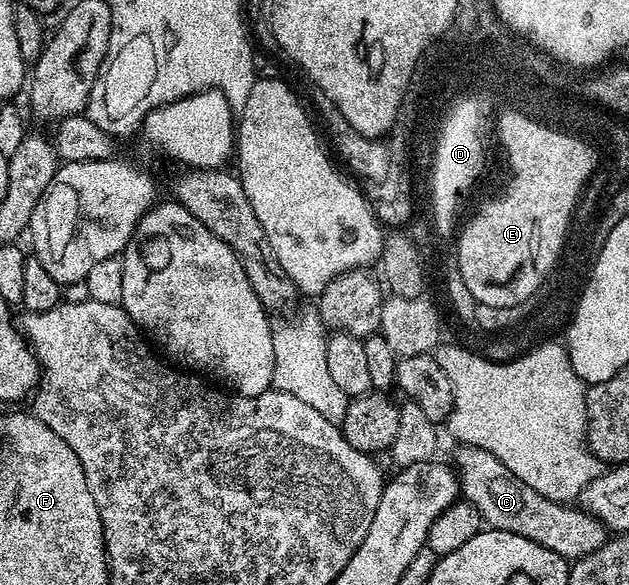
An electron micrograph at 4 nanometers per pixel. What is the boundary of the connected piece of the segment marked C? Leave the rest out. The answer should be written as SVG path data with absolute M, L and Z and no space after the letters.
M474 444L455 447L452 467L458 474L458 487L461 499L467 500L482 515L483 525L496 532L520 534L520 538L528 538L556 554L560 554L567 562L573 562L600 550L608 539L608 530L603 524L587 515L579 507L566 502L549 500L544 494L532 490L496 454Z

